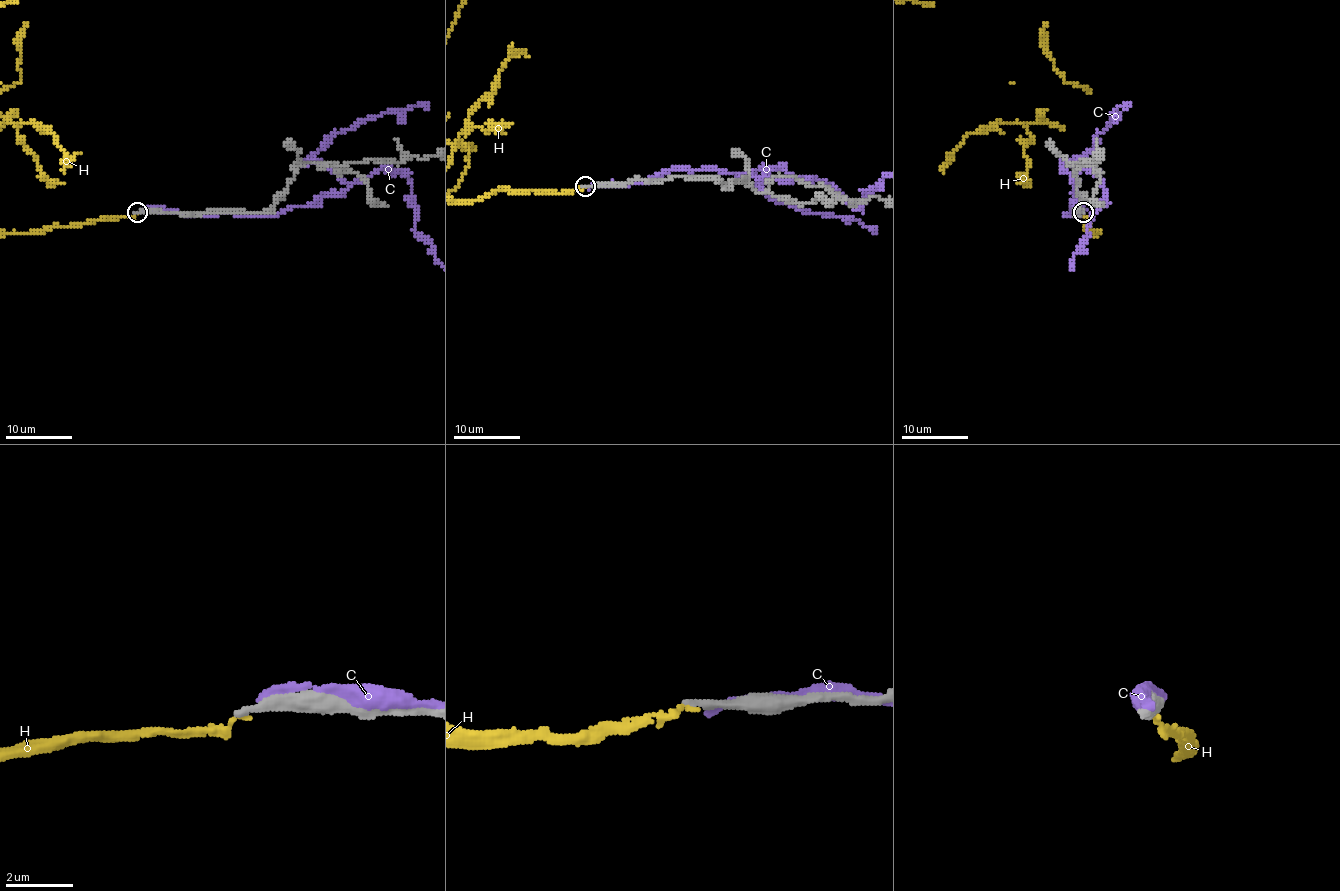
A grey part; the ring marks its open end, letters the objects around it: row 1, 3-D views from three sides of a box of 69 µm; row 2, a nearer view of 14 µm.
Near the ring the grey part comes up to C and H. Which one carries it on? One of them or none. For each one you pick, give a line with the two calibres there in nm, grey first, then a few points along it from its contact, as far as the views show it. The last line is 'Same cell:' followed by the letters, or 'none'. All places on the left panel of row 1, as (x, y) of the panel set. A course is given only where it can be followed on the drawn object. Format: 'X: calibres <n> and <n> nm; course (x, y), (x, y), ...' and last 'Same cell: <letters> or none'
Same cell: none

